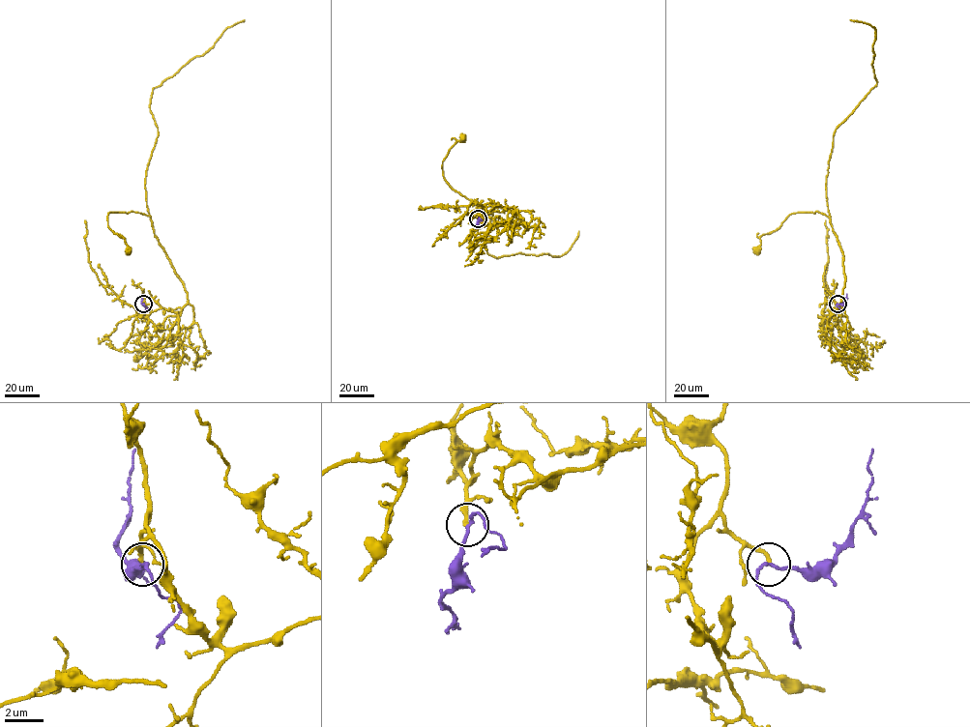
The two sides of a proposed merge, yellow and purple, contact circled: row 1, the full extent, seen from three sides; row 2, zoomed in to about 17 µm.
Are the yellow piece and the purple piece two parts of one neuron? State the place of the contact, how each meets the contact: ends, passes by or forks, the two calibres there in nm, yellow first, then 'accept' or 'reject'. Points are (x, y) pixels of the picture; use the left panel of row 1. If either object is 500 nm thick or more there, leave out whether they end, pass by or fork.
place (143, 304); yellow ends; purple passes by; calibres 200 and 140 nm; accept

